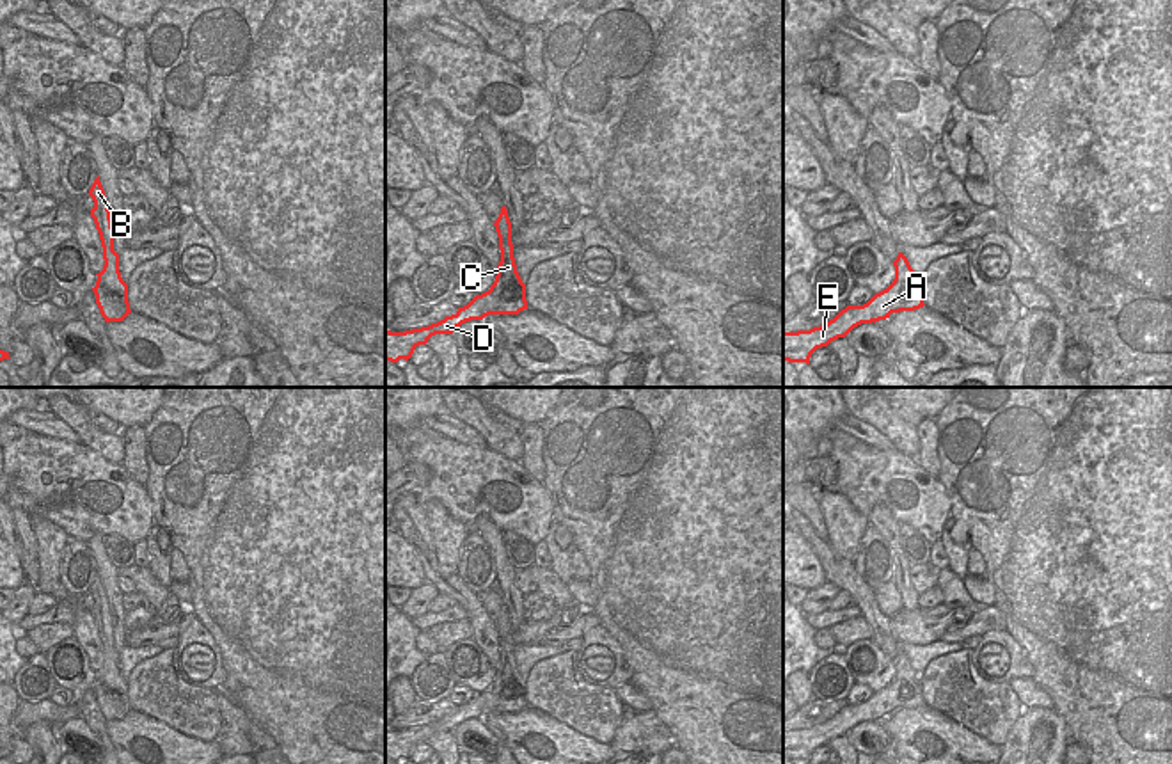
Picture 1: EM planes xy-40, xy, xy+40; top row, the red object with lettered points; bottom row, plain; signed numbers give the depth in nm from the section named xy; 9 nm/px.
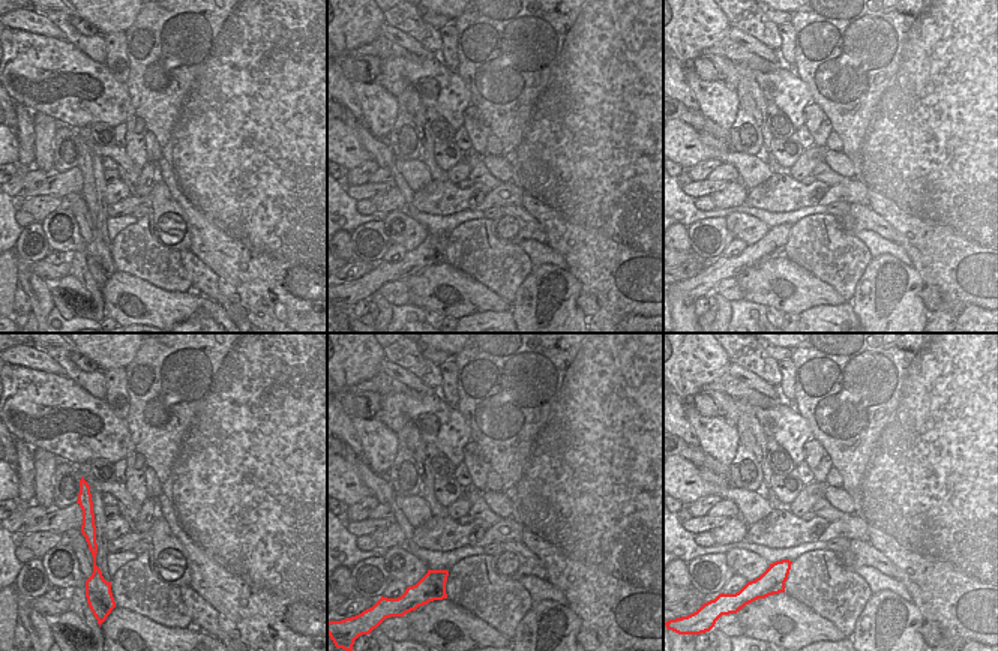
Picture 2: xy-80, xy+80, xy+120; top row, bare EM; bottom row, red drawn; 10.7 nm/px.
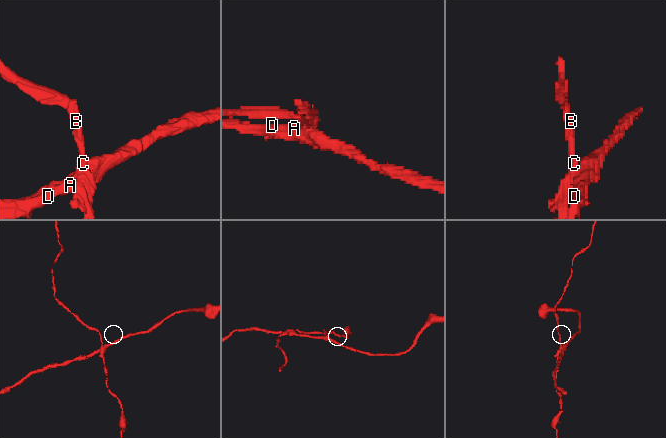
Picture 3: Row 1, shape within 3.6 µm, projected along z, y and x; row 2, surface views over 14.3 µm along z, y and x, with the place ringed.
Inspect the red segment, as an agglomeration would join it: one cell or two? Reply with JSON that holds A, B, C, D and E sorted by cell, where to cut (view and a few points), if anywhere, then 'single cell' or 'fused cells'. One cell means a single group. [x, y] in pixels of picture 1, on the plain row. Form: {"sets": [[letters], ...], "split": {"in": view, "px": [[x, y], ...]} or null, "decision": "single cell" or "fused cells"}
{"sets": [["A", "D", "E"], ["B", "C"]], "split": {"in": "xy-40", "px": [[98, 672], [105, 683], [121, 693], [126, 702], [125, 709]]}, "decision": "fused cells"}

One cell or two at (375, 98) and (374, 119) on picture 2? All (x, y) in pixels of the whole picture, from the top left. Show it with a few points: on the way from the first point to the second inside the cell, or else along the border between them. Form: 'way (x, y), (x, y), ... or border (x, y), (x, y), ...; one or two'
way (375, 102), (375, 114); one

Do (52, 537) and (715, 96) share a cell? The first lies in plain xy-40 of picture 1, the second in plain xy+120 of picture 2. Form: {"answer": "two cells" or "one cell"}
{"answer": "one cell"}

